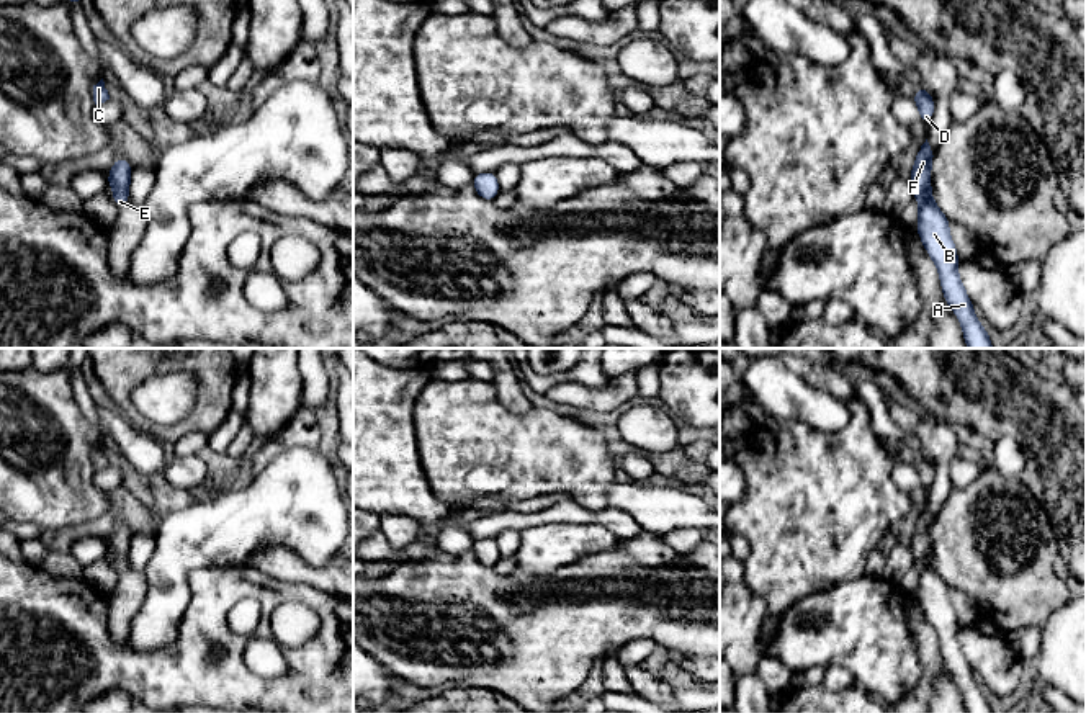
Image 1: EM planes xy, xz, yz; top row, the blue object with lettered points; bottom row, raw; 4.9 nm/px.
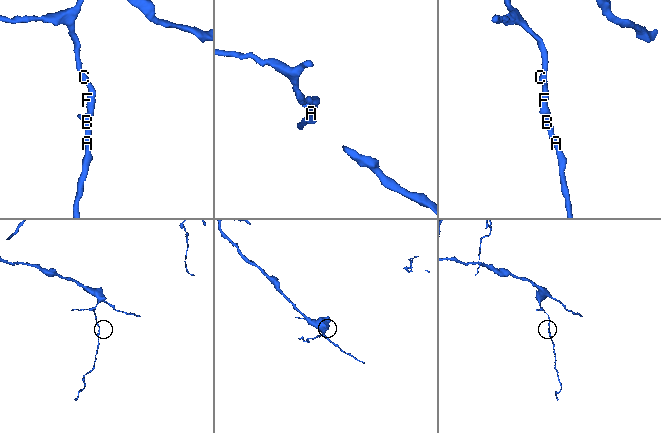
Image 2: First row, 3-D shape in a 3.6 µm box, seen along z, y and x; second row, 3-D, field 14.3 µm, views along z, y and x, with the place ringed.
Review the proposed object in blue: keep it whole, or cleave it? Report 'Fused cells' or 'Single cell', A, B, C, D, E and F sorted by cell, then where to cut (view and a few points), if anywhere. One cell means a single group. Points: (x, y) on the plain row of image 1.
Single cell. Groups: A B C D E F. No split

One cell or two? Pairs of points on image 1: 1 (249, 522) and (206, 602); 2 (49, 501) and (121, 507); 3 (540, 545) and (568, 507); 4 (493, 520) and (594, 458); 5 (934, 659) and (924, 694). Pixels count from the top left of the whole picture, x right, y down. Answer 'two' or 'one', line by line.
1: two
2: two
3: two
4: two
5: one

